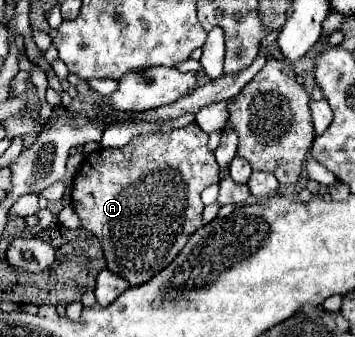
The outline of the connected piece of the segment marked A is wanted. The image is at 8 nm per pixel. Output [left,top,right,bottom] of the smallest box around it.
[72,122,218,286]

